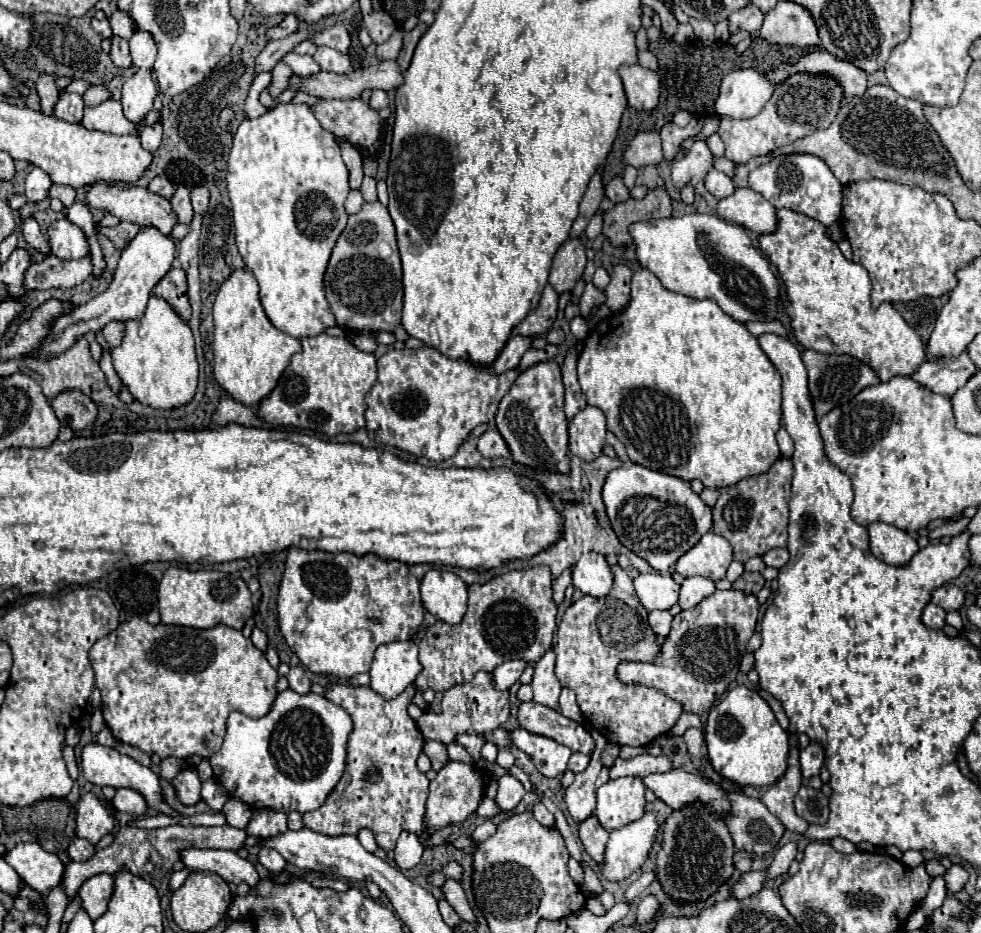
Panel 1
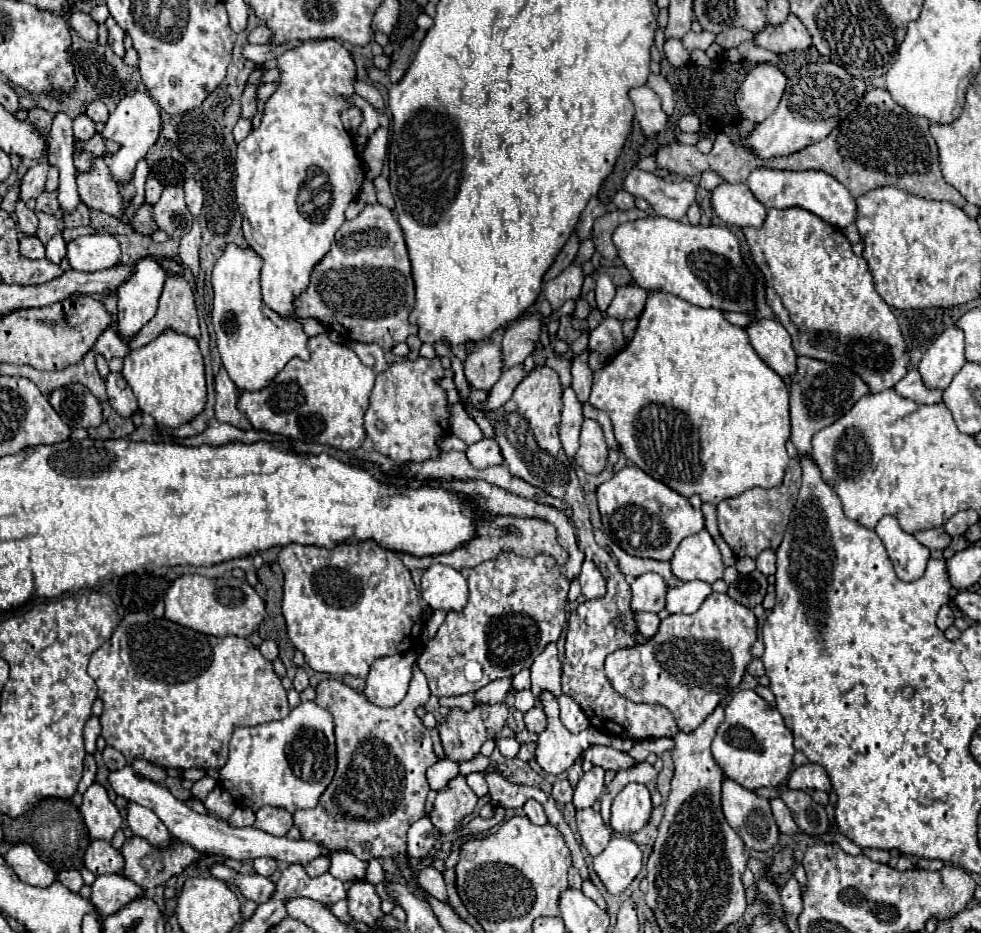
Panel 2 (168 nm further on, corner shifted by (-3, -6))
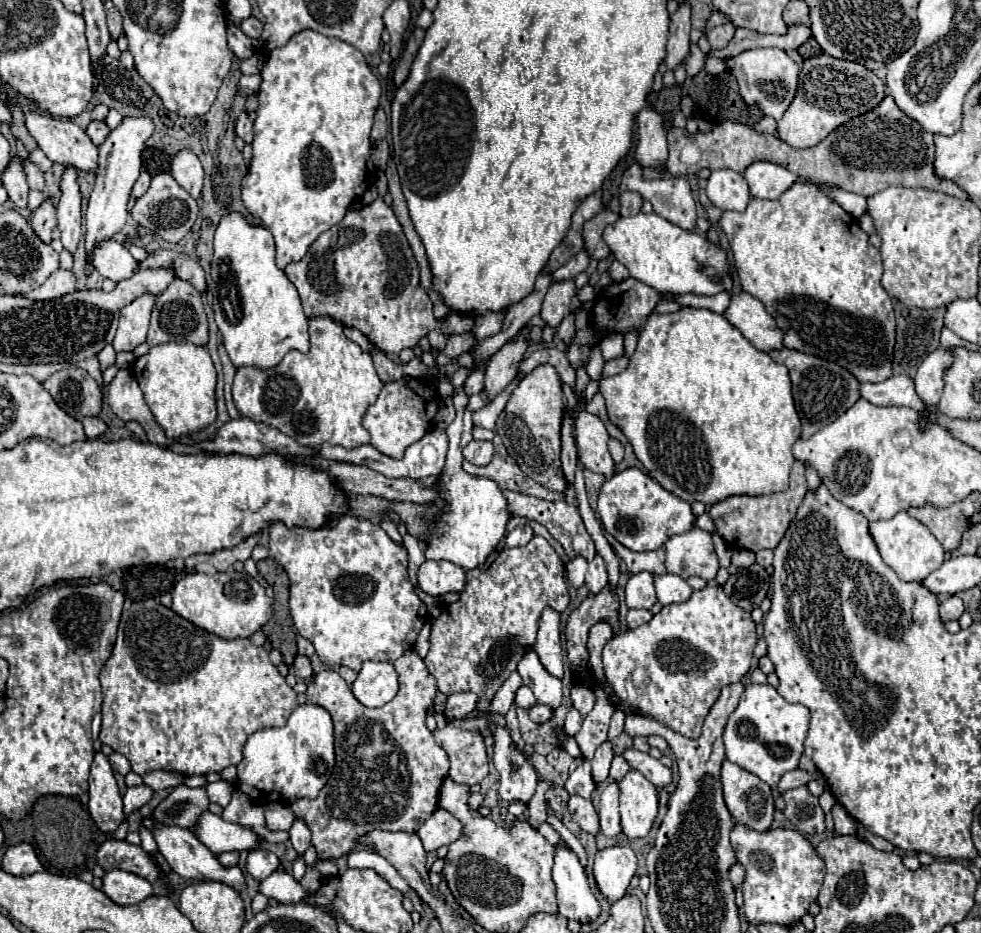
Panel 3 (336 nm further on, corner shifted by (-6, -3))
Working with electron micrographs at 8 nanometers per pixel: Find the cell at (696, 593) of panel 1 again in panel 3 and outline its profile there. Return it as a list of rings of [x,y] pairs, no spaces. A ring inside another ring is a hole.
[[[664,574],[664,576],[654,576],[654,584],[656,584],[656,596],[658,602],[666,604],[682,604],[686,600],[690,600],[692,596],[692,588],[686,584],[684,578],[676,576],[676,574]]]

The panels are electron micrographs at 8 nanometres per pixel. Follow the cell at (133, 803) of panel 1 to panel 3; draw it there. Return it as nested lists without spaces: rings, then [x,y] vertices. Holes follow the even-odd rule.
[[[144,818],[142,824],[144,824],[144,828],[148,828],[154,834],[154,840],[158,844],[158,852],[166,858],[170,868],[176,874],[180,874],[182,878],[188,878],[188,880],[218,880],[218,882],[224,882],[224,884],[228,884],[228,886],[232,886],[236,890],[244,888],[244,876],[242,876],[240,868],[238,866],[224,868],[218,862],[218,858],[202,842],[198,842],[196,836],[190,830],[158,824],[158,822],[154,822],[154,818]]]

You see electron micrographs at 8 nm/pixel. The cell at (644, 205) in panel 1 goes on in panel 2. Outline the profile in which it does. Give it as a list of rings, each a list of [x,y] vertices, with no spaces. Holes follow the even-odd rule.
[[[637,207],[629,209],[629,211],[613,211],[613,213],[605,213],[603,217],[599,217],[595,221],[595,227],[593,227],[593,233],[591,233],[591,239],[595,243],[595,249],[601,253],[601,257],[605,259],[615,259],[617,257],[617,249],[611,241],[611,235],[615,231],[615,227],[619,223],[627,223],[627,221],[635,221],[635,219],[641,219],[641,217],[647,217],[645,211],[639,211]]]

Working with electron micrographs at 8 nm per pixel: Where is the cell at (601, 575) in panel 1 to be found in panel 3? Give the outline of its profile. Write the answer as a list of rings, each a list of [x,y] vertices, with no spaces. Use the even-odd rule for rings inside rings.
[[[596,554],[586,572],[586,586],[592,594],[598,594],[606,584],[608,584],[608,574],[606,574],[604,560],[600,554]]]

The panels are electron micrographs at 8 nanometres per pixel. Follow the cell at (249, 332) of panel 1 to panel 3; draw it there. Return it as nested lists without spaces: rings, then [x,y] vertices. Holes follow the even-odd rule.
[[[228,214],[220,220],[214,236],[214,258],[212,258],[212,280],[210,290],[214,294],[212,310],[216,316],[218,330],[222,332],[226,352],[236,368],[254,366],[254,368],[274,368],[280,364],[282,356],[290,350],[308,352],[308,318],[300,306],[300,298],[292,282],[274,262],[274,238],[262,226],[250,226],[244,216]]]

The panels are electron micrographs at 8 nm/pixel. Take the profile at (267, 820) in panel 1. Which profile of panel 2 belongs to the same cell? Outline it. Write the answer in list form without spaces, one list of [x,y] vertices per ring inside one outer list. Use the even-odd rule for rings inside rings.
[[[261,807],[257,811],[257,821],[255,821],[255,827],[265,831],[265,833],[271,833],[271,835],[285,835],[293,825],[293,817],[291,813],[287,813],[285,809],[279,809],[279,807]]]

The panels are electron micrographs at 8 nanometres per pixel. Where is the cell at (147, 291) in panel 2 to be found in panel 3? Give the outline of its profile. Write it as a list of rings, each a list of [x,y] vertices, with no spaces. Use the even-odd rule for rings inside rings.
[[[142,294],[134,302],[130,302],[128,306],[122,308],[114,342],[112,342],[116,352],[134,350],[138,344],[142,344],[146,340],[154,304],[156,304],[154,294]]]

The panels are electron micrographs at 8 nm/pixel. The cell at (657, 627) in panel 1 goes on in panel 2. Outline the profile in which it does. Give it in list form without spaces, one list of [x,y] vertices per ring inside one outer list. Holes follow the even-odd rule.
[[[635,613],[635,623],[637,623],[637,629],[643,637],[651,637],[655,635],[657,627],[659,627],[659,617],[655,613]]]

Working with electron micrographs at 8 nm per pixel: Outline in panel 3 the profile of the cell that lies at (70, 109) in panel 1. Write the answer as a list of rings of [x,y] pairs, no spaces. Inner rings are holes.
[[[90,122],[88,128],[86,128],[86,134],[90,136],[90,140],[92,140],[96,146],[100,146],[100,144],[104,142],[104,138],[106,138],[108,132],[110,132],[110,130],[108,130],[108,126],[106,126],[104,122]]]

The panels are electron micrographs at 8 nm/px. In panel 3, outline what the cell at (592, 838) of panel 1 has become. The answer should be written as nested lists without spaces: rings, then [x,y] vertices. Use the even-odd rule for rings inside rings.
[[[570,796],[568,800],[568,810],[570,814],[574,816],[574,820],[578,822],[578,826],[596,836],[600,832],[600,820],[598,820],[598,812],[594,810],[592,802],[586,800],[586,798],[580,798],[580,796]]]

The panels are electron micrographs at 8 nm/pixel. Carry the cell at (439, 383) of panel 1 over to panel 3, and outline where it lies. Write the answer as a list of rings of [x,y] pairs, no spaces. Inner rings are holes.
[[[400,378],[398,382],[386,382],[376,404],[368,408],[364,416],[364,428],[370,432],[370,444],[390,458],[402,458],[404,450],[432,428],[434,416],[438,414],[438,404],[440,396],[426,380]]]

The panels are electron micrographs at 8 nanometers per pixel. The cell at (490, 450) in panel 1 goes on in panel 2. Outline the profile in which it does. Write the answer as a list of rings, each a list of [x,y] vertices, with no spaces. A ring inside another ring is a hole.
[[[481,439],[481,441],[473,443],[473,445],[469,445],[465,455],[467,455],[469,463],[475,469],[485,469],[485,467],[493,467],[493,465],[503,463],[501,449],[499,449],[495,439]]]

